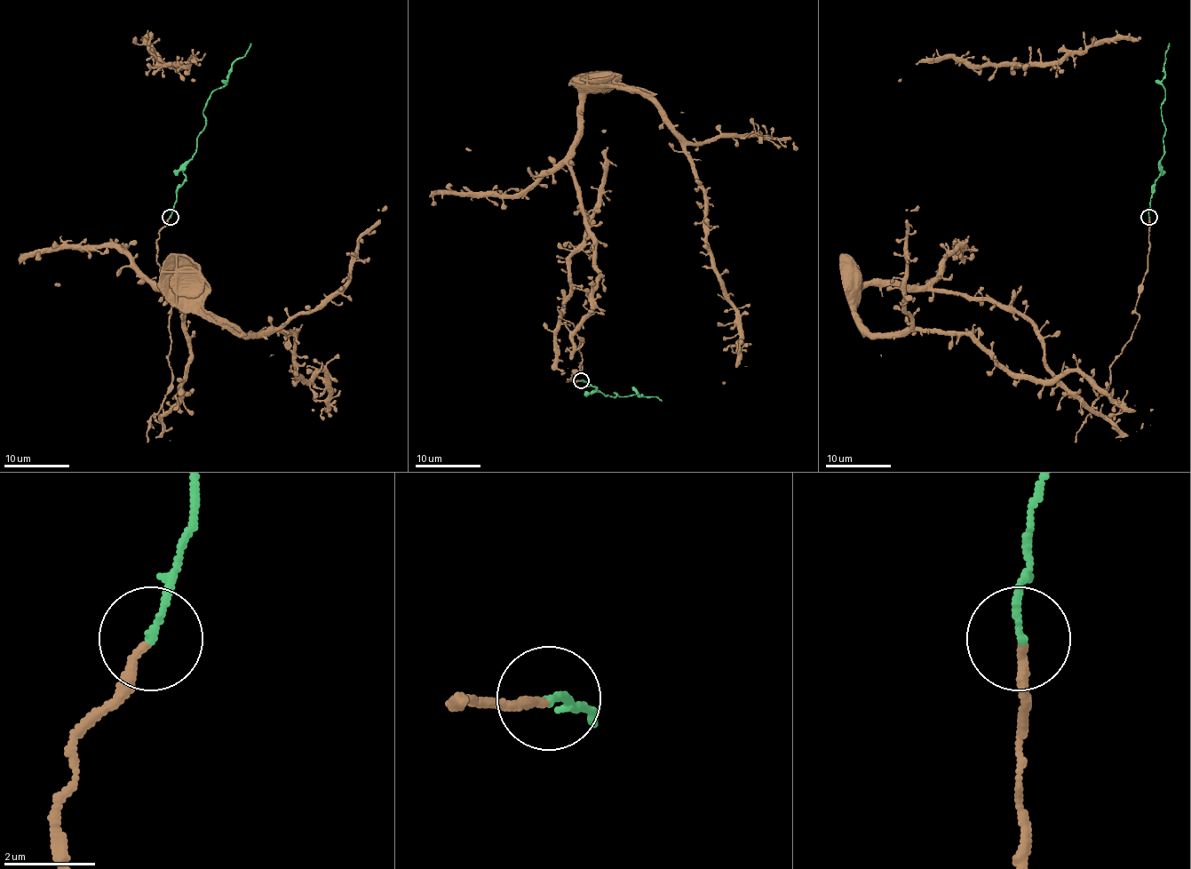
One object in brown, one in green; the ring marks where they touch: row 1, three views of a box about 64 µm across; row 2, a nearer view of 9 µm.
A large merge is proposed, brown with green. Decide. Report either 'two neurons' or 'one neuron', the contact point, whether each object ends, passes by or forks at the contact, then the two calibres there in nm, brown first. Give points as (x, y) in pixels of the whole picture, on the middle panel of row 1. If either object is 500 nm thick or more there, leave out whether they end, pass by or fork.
two neurons; at (581, 380); brown ends there; green ends there; 200 nm thick on the brown side, 150 nm on the other

